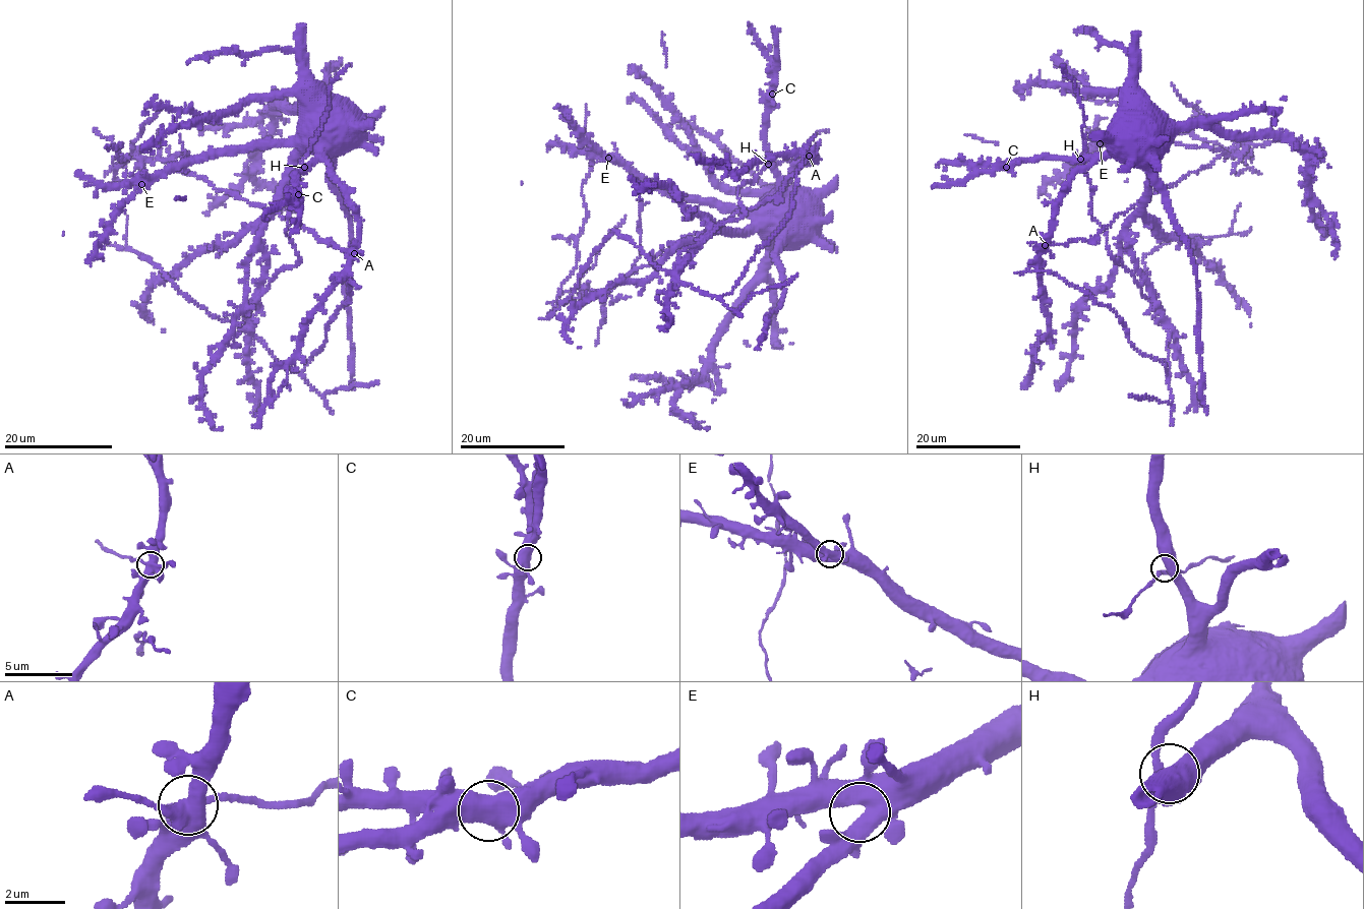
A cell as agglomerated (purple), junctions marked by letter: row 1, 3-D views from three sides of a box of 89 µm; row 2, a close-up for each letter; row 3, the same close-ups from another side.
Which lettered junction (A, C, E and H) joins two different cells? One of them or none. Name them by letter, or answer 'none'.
A

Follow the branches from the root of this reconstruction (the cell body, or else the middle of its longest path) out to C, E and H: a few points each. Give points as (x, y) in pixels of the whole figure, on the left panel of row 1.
C: (321, 129), (314, 135), (317, 154), (293, 181), (298, 194)
E: (321, 129), (312, 128), (292, 142), (240, 146), (199, 155), (193, 159), (169, 165), (141, 184)
H: (321, 129), (314, 135), (317, 154), (304, 167)

